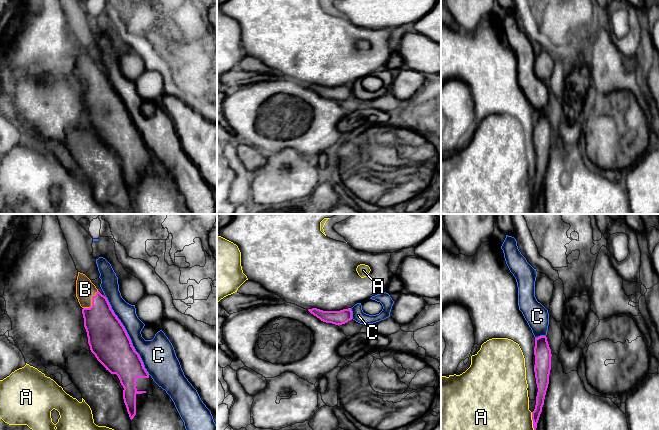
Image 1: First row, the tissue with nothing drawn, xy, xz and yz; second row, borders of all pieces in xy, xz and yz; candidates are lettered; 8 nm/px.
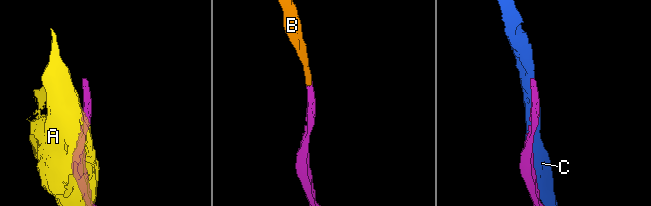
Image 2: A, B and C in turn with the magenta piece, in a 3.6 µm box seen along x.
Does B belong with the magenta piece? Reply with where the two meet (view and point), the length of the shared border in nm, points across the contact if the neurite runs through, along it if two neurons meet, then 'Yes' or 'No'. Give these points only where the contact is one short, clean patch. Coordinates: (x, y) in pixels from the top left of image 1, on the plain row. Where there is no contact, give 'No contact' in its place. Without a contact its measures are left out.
Touches magenta at xy (92, 78). Shared border 190 nm. Path across: xy (104, 106), (92, 78), (85, 65). Yes

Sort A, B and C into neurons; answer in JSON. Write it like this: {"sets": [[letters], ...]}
{"sets": [["A"], ["B"], ["C"]]}

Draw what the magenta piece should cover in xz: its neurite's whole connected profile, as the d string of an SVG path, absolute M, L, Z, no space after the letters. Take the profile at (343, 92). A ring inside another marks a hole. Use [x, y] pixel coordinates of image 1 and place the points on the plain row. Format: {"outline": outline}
{"outline": "M317 84L308 85L308 87L326 99L335 101L342 101L352 96L351 84L343 85L340 87L323 87Z"}

